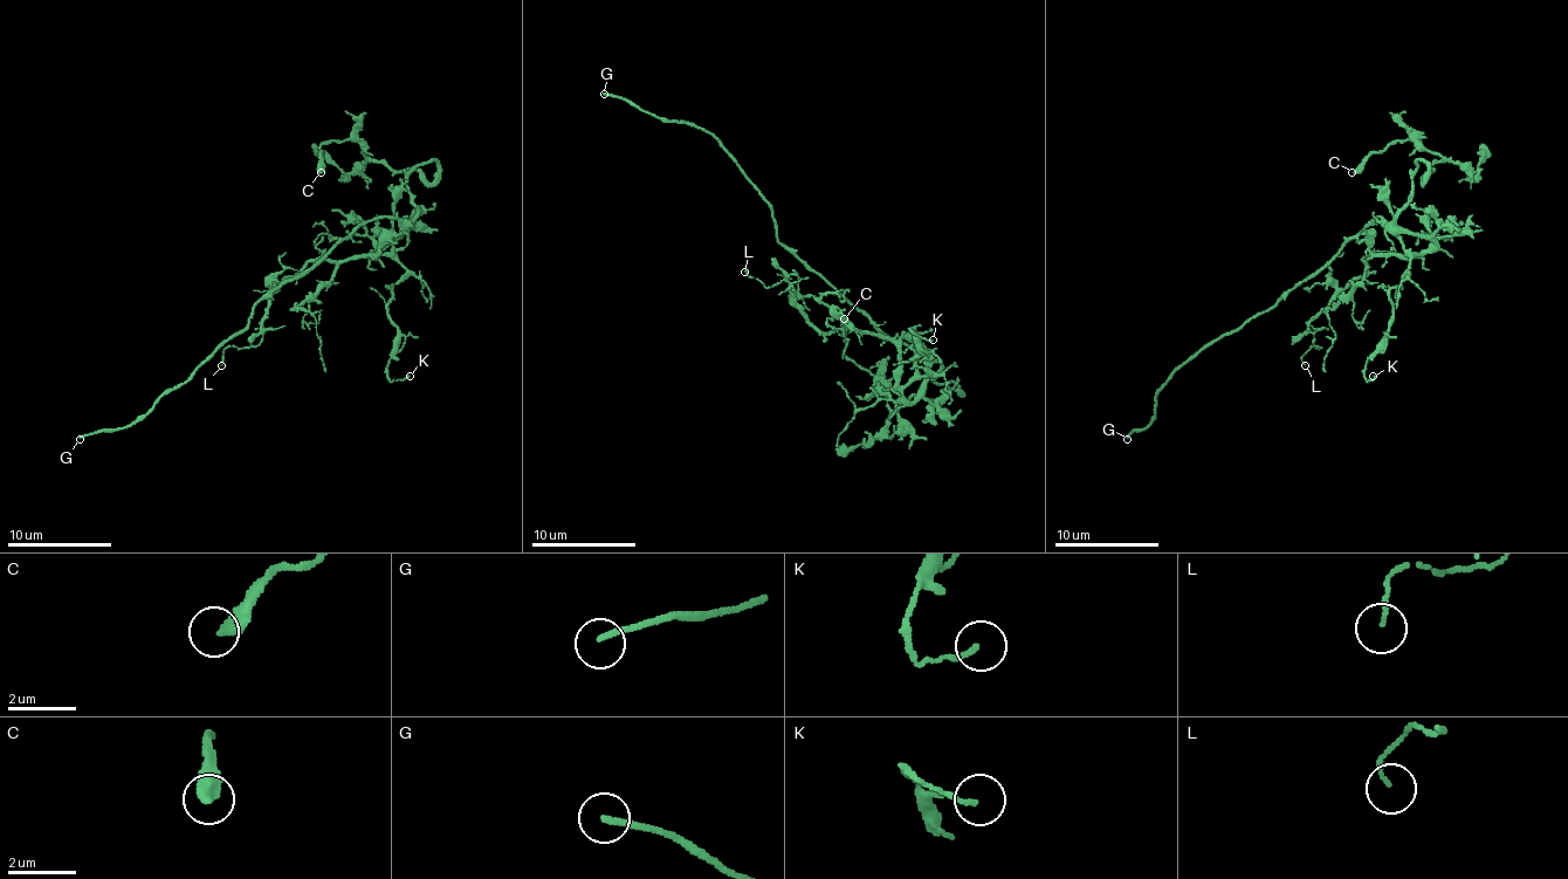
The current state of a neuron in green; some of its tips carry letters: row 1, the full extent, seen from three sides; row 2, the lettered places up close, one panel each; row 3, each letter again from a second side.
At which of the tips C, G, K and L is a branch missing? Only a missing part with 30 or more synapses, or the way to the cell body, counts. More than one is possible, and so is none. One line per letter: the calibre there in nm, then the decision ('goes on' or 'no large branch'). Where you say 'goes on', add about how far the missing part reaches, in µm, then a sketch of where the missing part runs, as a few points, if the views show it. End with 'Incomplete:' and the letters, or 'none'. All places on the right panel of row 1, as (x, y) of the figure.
C: 400 nm thick; no large branch
G: 160 nm thick; goes on; about 15 µm are missing; missing branch runs (1127, 439), (1133, 467), (1120, 460)
K: 130 nm thick; no large branch
L: 110 nm thick; no large branch
Incomplete: G

